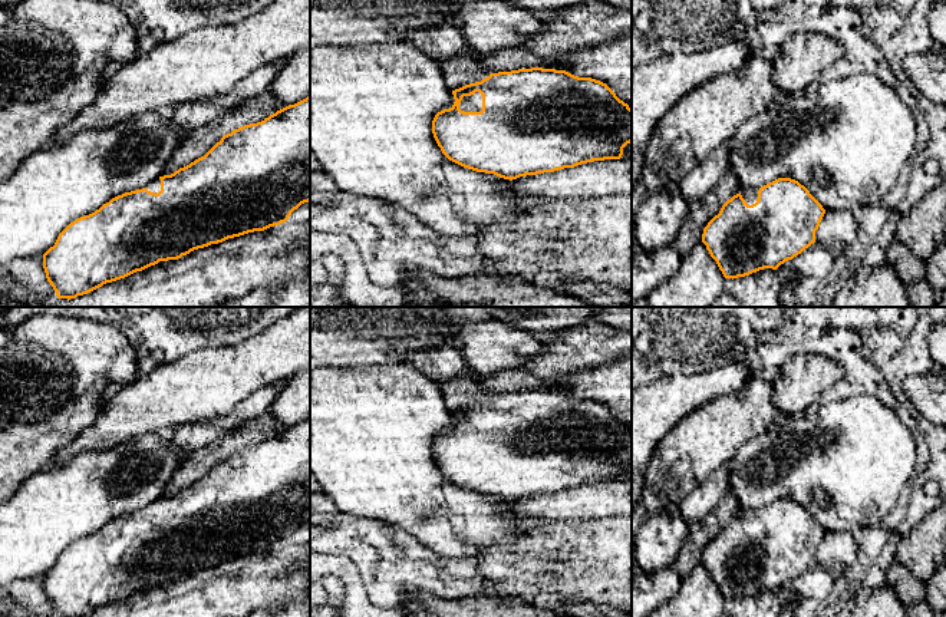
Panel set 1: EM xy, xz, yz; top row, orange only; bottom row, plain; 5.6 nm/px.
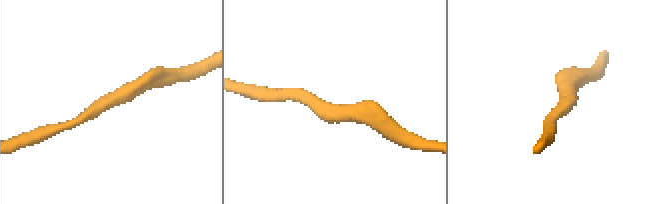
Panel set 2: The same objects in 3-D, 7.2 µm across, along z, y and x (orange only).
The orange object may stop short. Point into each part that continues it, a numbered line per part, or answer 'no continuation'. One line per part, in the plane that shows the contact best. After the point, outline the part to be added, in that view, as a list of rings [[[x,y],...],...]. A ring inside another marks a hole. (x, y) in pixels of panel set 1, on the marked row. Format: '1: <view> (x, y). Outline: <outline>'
1: xz (470, 104). Outline: [[[475,92],[471,96],[464,96],[459,105],[464,112],[481,112],[482,110],[482,95]]]

